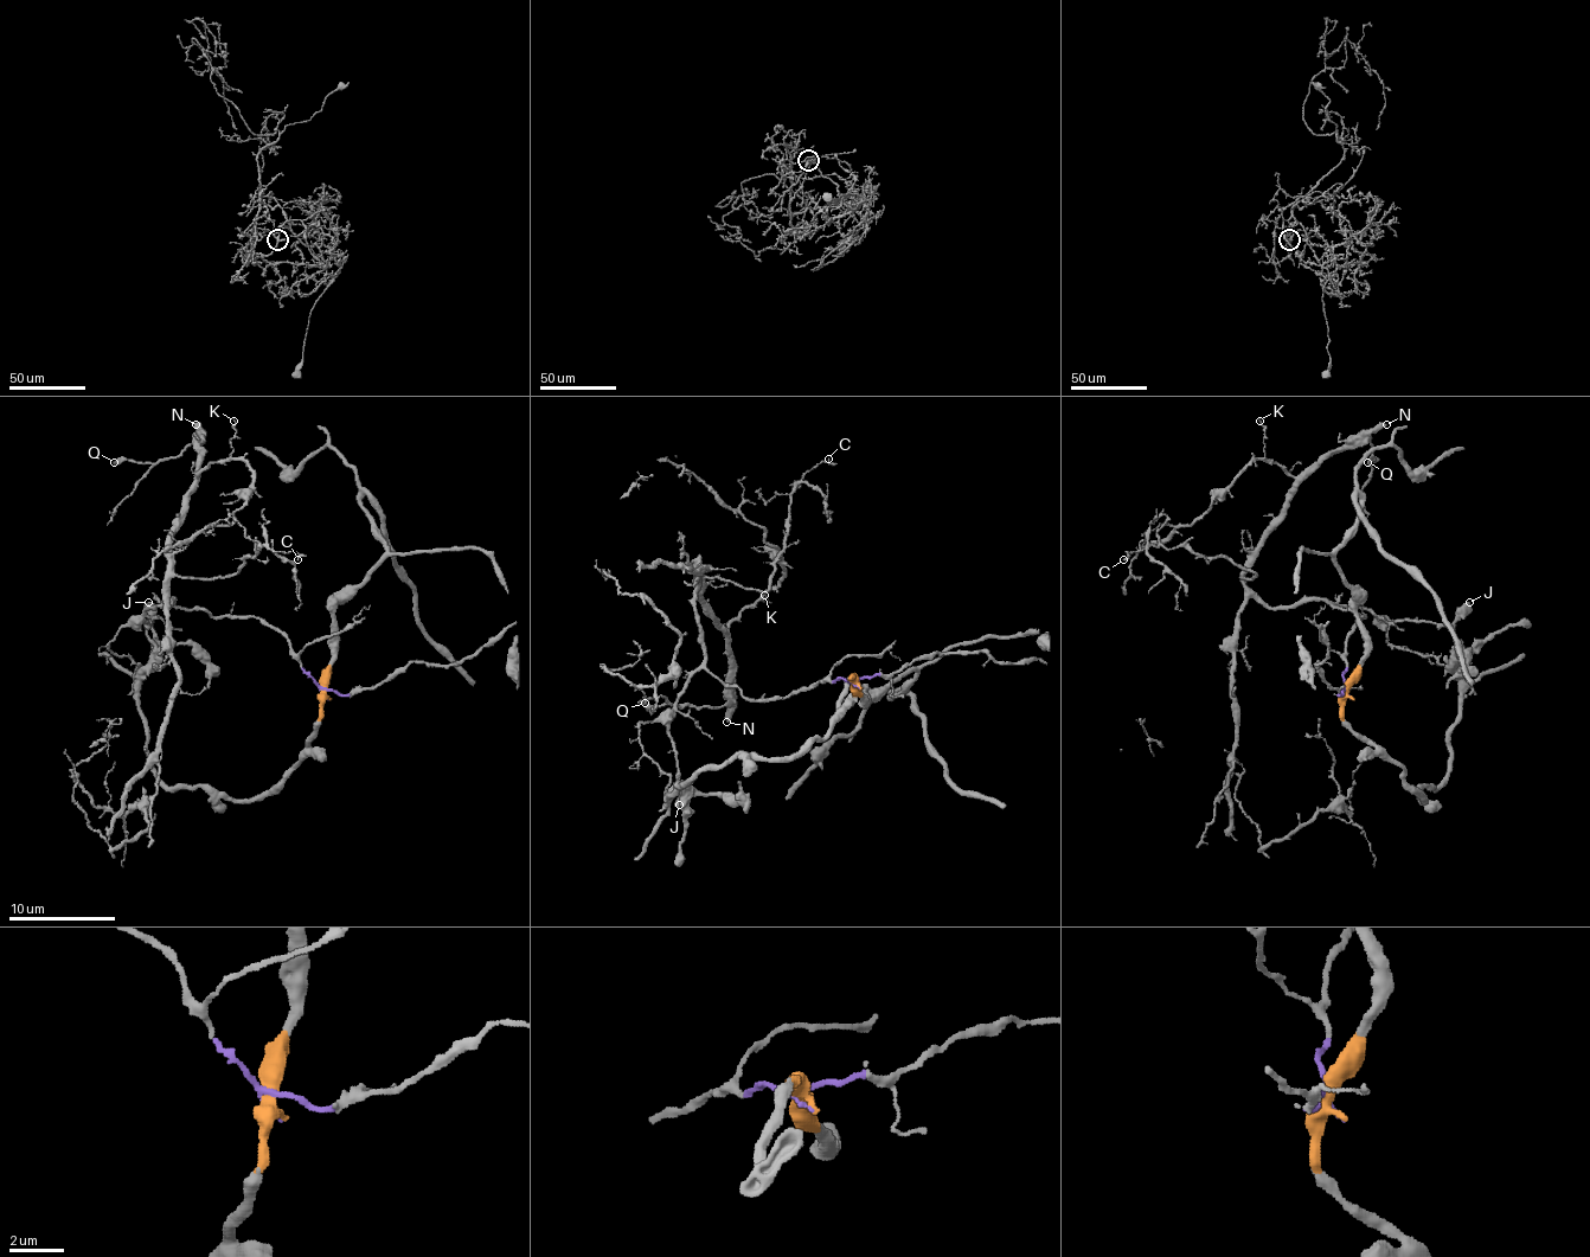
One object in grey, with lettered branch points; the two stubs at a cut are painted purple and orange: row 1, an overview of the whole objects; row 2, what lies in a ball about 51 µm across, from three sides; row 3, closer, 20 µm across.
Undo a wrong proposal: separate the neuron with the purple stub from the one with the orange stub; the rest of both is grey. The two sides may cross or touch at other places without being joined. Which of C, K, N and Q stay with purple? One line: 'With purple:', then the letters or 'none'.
With purple: C, K, N, Q

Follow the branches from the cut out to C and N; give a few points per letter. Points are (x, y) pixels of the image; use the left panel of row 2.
C: (321, 690), (257, 617), (217, 617), (174, 598), (164, 607), (172, 577), (238, 572), (257, 545), (297, 559)
N: (321, 690), (287, 639), (257, 617), (217, 617), (174, 598), (164, 607), (168, 532), (196, 481), (196, 425)

